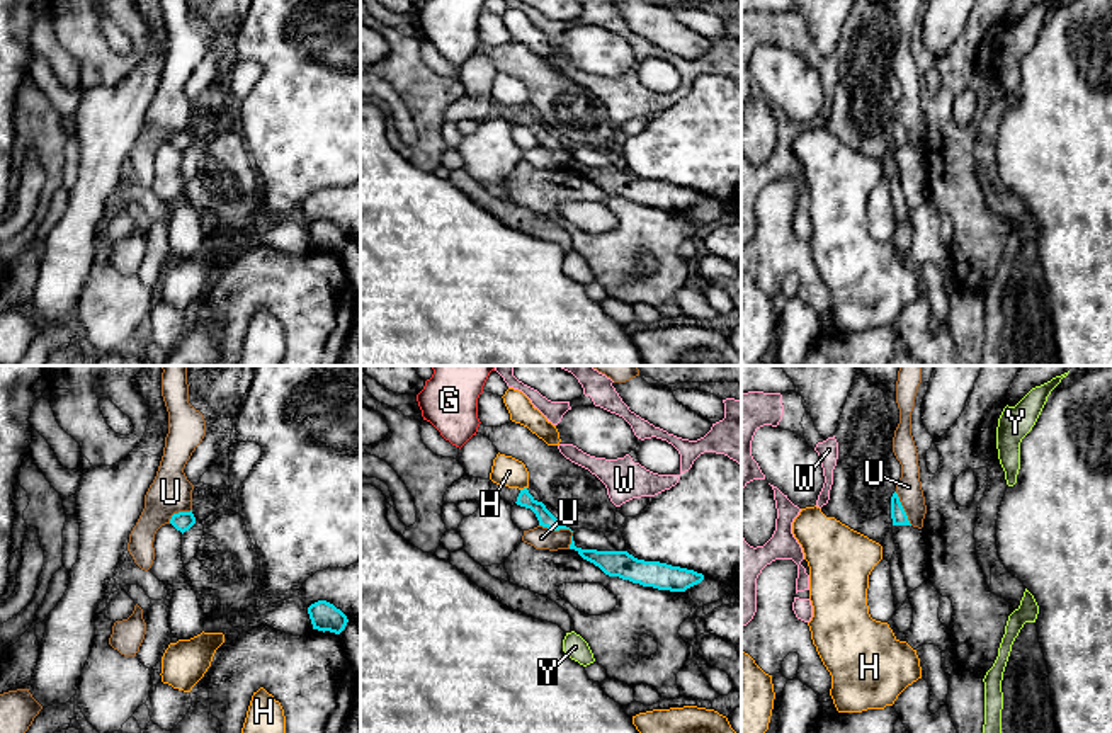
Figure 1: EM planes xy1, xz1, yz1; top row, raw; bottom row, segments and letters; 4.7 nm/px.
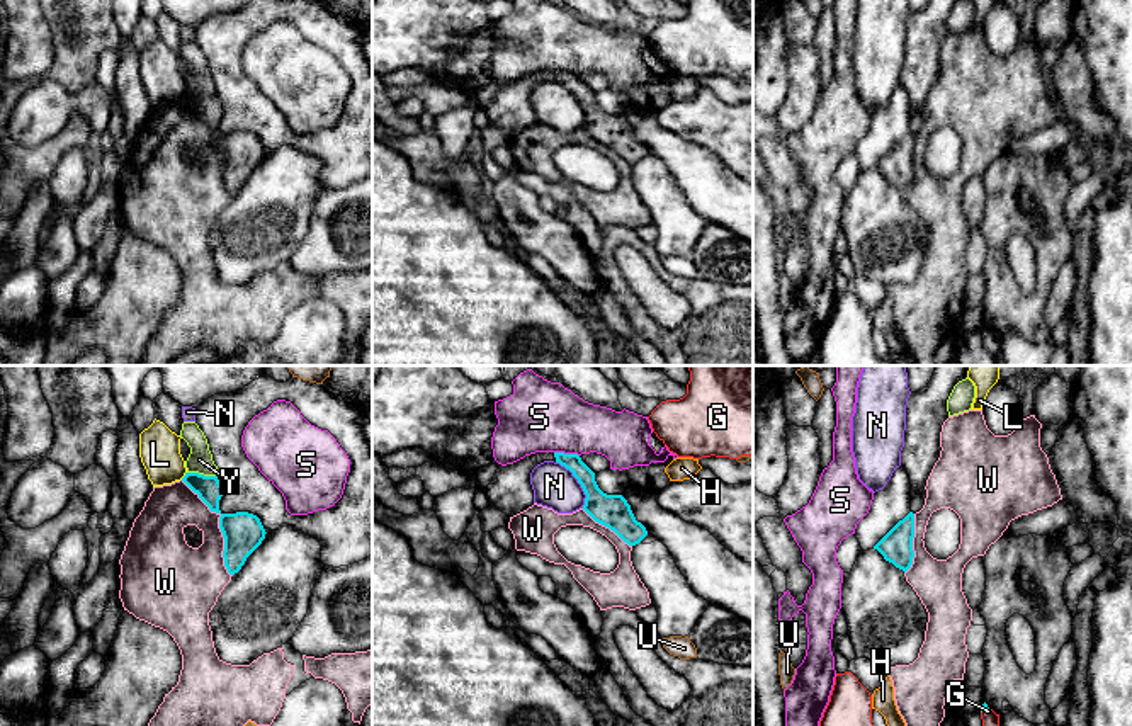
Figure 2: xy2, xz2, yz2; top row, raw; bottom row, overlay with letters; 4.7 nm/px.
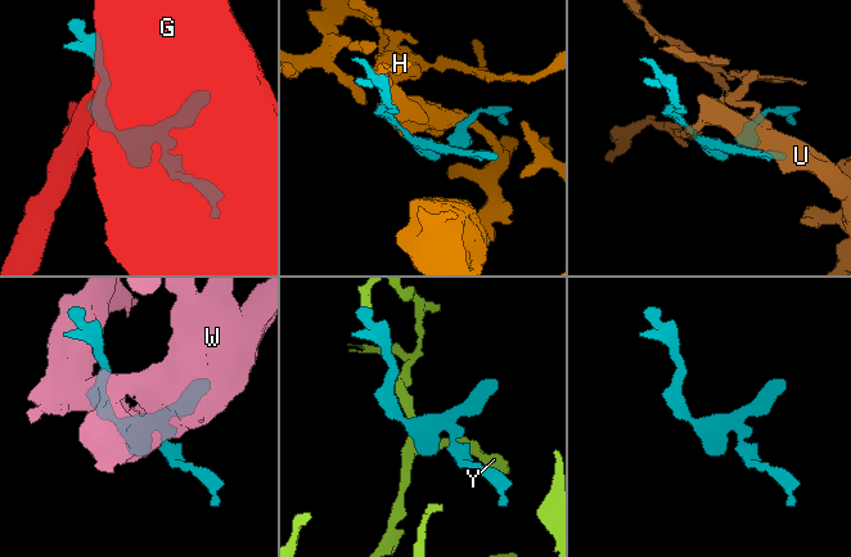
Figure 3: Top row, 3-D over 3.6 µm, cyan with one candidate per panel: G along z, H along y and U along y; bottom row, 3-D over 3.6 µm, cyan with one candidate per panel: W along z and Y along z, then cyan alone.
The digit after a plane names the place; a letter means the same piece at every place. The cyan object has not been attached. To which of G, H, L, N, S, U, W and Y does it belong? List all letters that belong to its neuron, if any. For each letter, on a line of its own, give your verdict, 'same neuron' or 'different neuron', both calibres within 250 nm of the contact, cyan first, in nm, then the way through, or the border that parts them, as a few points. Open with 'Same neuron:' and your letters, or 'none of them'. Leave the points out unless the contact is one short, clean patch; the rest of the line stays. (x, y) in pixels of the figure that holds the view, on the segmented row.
Same neuron: none of them
G: different neuron; calibres 30 and 80 nm; border yz2 (988, 708), (981, 713)
H: different neuron; calibres 80 and 140 nm
L: different neuron; calibres 120 and 190 nm; border xy2 (186, 471), (181, 478)
N: different neuron; calibres 160 and 200 nm; border xz2 (556, 461), (580, 485), (585, 495), (583, 507)
S: different neuron; calibres 100 and 340 nm
U: different neuron; calibres 80 and 110 nm; border xz1 (539, 524), (550, 529), (568, 529), (572, 533), (570, 548)
W: different neuron; calibres 190 and 260 nm
Y: different neuron; calibres 120 and 120 nm; border xy2 (187, 471), (216, 476)

